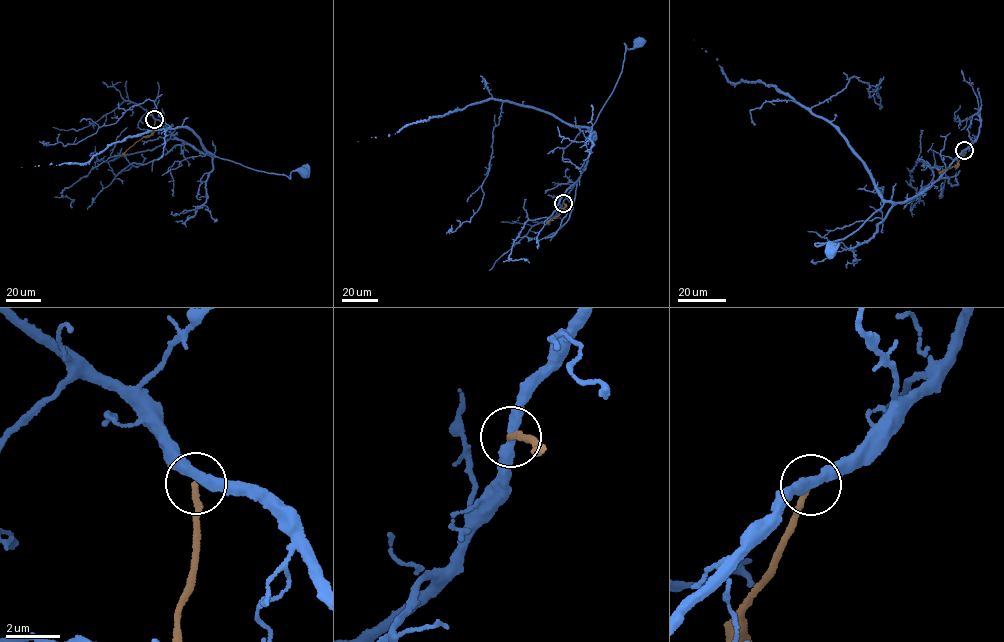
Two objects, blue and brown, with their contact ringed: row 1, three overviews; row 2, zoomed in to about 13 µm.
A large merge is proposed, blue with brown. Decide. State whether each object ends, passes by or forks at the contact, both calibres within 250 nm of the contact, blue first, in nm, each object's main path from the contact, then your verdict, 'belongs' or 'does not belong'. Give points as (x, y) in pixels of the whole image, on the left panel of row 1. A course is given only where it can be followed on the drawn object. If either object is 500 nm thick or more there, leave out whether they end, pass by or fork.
blue passes by; brown ends there; 360 nm thick on the blue side, 200 nm on the other; blue runs (154, 119), (178, 139), (210, 156), (290, 178), (292, 171), (305, 173); brown runs (154, 119), (152, 133), (136, 141), (125, 152), (128, 153); does not belong

